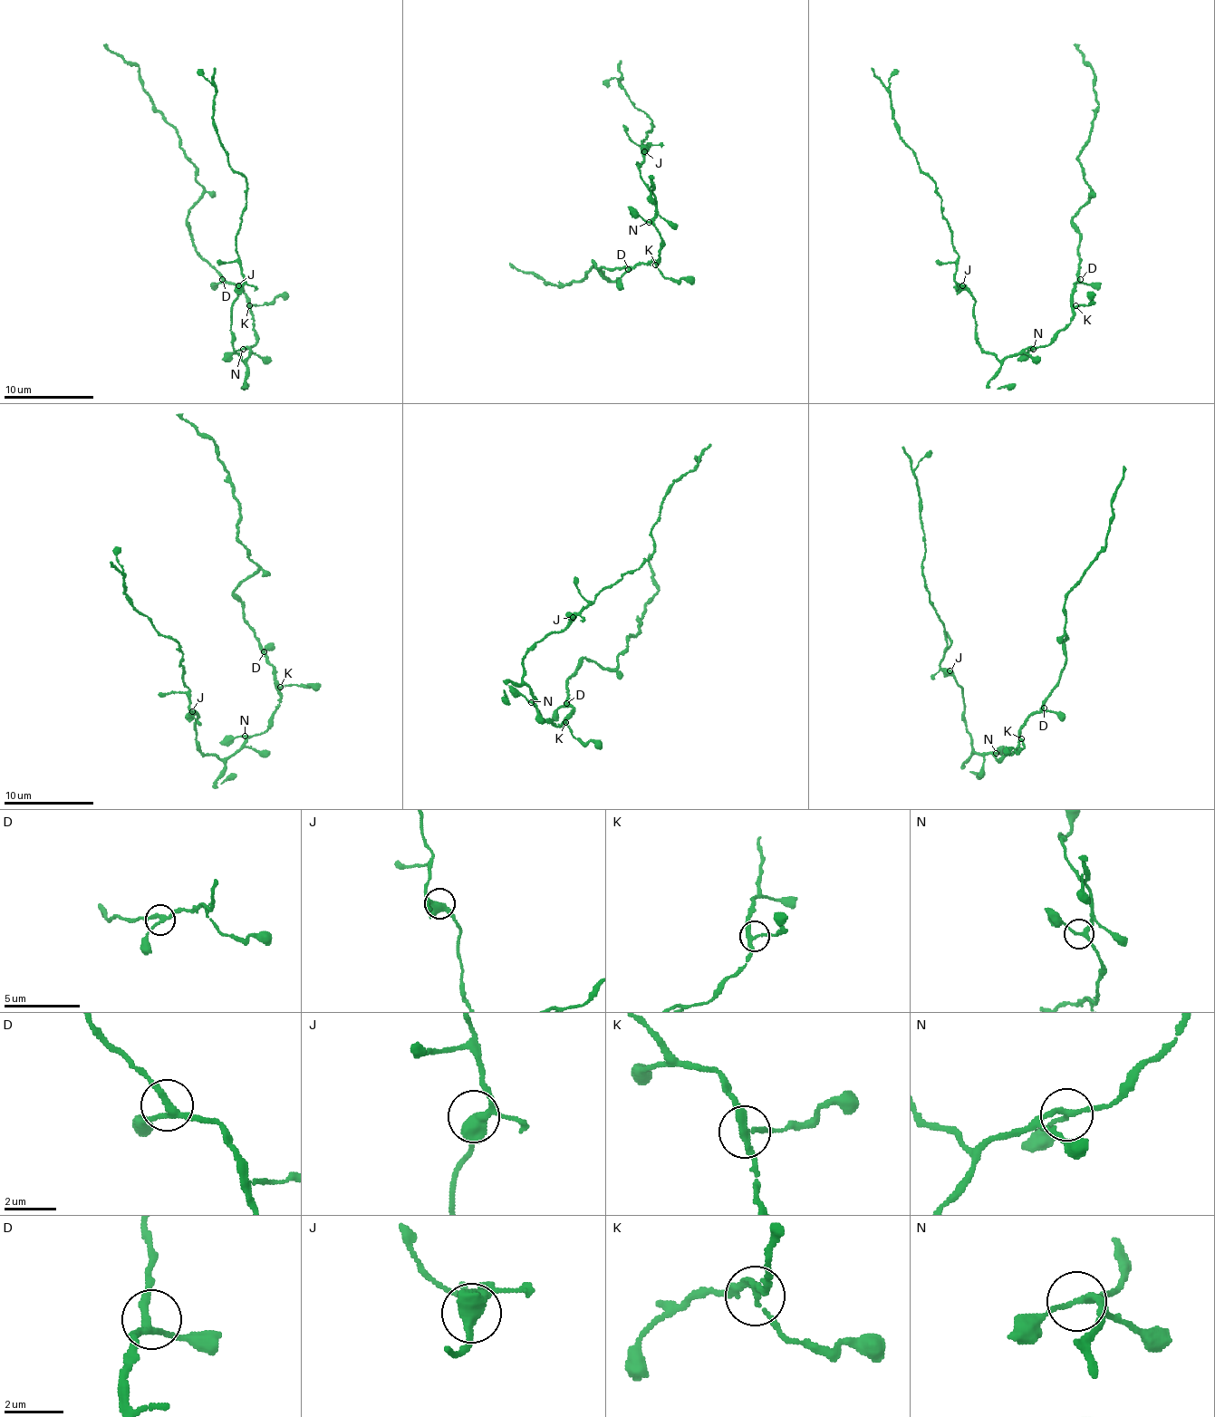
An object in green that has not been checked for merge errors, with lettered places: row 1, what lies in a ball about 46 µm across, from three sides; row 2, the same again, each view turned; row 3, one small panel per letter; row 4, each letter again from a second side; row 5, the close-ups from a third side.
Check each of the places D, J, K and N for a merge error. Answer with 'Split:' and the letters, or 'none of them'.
Split: none of them

